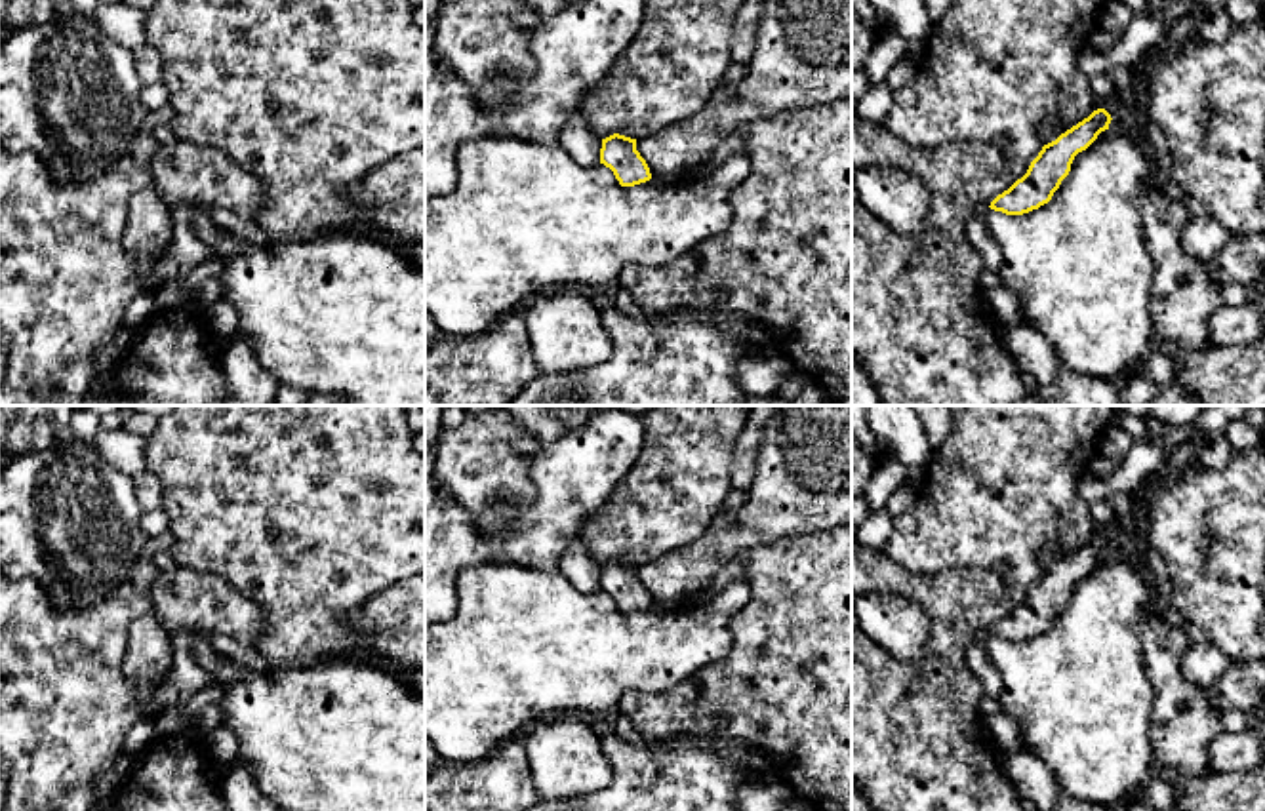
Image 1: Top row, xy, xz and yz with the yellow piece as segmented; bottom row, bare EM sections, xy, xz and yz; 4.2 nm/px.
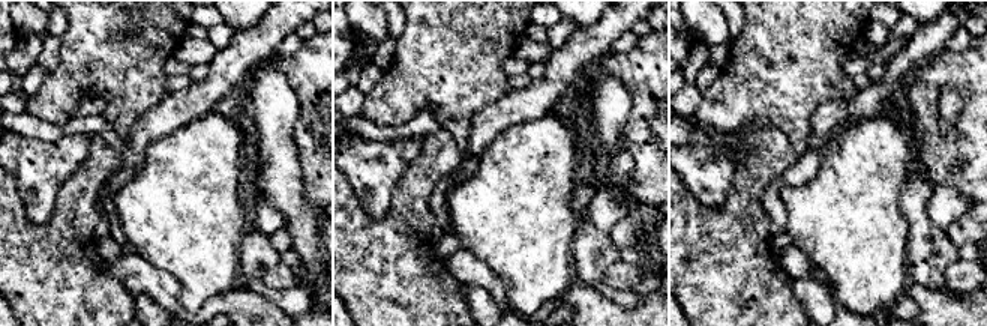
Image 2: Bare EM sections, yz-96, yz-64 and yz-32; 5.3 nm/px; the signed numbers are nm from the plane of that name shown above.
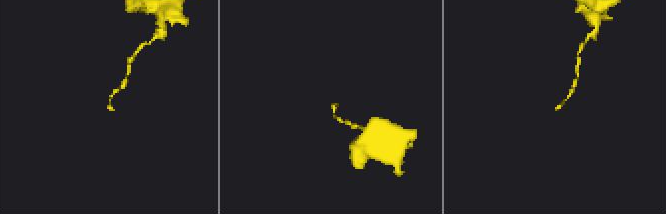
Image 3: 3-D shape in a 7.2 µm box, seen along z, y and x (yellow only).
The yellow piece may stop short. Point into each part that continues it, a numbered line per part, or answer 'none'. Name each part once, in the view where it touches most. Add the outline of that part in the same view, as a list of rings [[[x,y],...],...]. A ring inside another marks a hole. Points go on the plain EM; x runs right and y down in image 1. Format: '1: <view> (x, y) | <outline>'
none

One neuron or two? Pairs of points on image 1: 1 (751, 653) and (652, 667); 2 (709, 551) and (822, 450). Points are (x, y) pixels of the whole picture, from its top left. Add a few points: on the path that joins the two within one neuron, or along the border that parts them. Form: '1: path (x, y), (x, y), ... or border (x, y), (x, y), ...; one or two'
1: border (734, 615), (728, 650), (682, 682); two
2: path (738, 530), (793, 478); one

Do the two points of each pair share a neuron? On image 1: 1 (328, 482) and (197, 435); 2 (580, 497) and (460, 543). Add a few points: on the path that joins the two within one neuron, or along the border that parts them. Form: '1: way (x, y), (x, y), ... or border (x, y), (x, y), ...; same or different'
1: way (296, 478), (277, 459), (229, 454); same
2: way (549, 522), (526, 543), (490, 545); same

